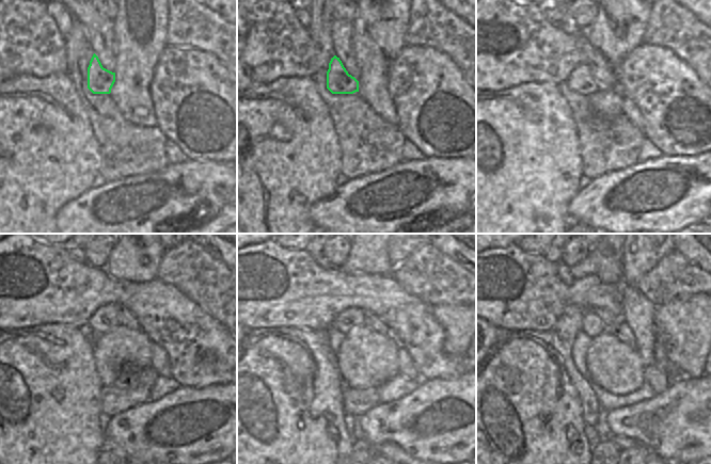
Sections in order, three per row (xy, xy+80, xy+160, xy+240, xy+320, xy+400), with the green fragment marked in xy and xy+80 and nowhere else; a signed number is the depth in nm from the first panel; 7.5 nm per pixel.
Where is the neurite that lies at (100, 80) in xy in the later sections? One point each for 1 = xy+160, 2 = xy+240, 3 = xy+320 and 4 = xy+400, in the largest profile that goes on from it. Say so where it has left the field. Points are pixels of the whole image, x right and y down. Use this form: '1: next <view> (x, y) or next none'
1: next xy+160 (581, 81)
2: next xy+240 (105, 318)
3: next xy+320 (351, 317)
4: next xy+400 (594, 324)

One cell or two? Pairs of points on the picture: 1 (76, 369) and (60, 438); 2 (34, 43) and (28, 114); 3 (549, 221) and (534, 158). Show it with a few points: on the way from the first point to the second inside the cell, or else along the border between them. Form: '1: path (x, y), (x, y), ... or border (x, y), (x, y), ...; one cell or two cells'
1: path (66, 386), (66, 397), (60, 404), (60, 421); one cell
2: border (56, 72), (47, 76), (14, 75), (11, 78); two cells
3: path (534, 205), (534, 174); one cell

